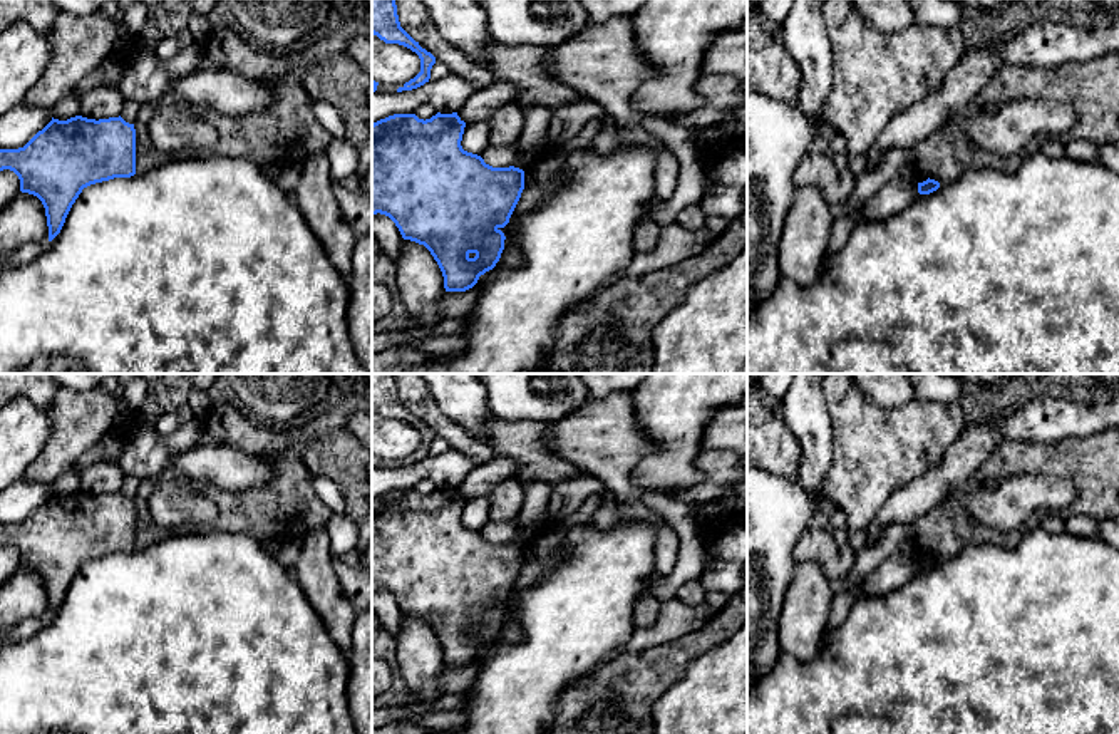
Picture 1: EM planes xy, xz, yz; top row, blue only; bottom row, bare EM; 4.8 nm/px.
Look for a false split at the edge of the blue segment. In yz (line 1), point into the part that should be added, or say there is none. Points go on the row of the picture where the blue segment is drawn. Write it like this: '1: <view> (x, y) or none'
1: none

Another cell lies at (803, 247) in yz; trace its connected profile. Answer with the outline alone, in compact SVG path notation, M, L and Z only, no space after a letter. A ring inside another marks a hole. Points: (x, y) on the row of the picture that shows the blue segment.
M796 188L779 240L784 278L799 287L809 287L819 278L833 223L831 206L817 188Z

